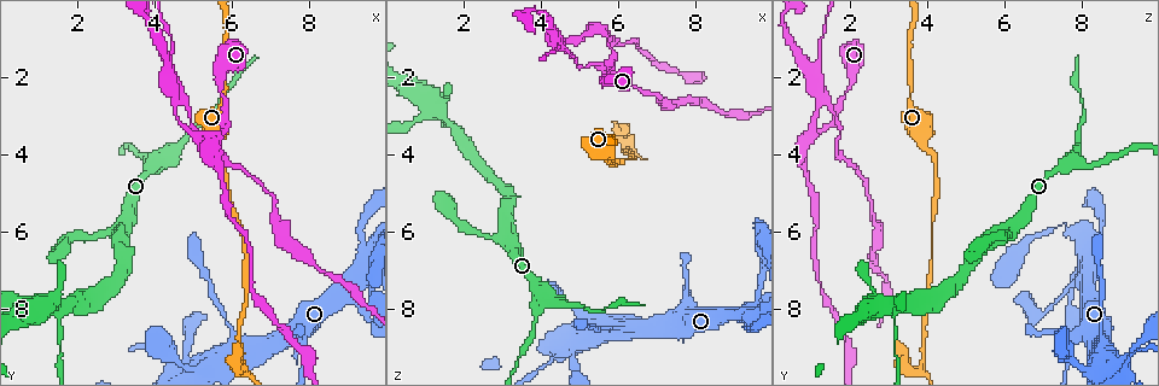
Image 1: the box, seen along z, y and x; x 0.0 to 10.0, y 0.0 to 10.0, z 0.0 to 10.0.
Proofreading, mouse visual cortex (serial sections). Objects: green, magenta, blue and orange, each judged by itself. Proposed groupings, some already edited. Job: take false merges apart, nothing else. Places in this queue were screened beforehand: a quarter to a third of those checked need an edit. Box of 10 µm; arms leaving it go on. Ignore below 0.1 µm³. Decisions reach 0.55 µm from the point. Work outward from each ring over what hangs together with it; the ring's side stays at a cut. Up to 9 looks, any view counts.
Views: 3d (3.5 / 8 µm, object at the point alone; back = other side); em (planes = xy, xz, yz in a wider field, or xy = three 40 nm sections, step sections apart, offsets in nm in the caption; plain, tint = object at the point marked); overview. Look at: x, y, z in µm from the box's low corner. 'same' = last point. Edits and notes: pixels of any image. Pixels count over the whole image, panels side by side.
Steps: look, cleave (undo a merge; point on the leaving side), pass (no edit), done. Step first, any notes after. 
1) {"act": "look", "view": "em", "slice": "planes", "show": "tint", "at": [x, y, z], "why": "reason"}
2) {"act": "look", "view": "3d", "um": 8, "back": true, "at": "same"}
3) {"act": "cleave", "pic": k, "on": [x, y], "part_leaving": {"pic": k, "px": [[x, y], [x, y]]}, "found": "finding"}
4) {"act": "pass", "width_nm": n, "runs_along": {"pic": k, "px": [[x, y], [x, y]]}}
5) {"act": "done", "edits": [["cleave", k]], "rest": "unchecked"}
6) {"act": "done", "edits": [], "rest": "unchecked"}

{"act": "look", "view": "3d", "um": 3.5, "at": [4.60, 2.70, 1.25], "why": "thin arm on a thick one"}

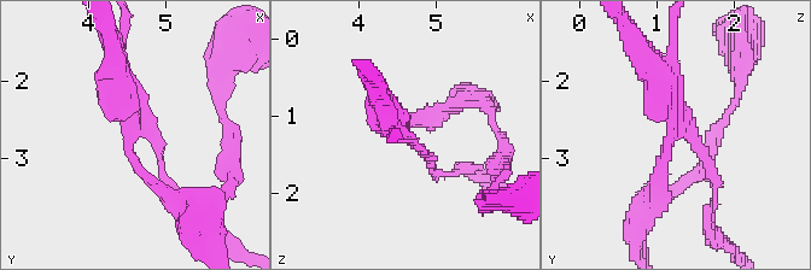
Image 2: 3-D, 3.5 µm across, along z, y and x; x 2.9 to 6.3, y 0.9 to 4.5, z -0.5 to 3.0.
{"act": "look", "view": "em", "slice": "xy", "step": 2, "show": "plain", "at": [4.55, 2.70, 1.25], "arms": 3, "arm_widths_nm": [150, 150, 450]}

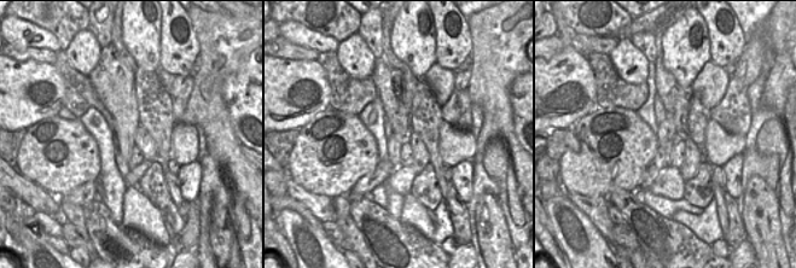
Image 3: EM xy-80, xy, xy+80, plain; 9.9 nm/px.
{"act": "look", "view": "em", "slice": "xy", "step": 2, "show": "tint", "at": "same"}

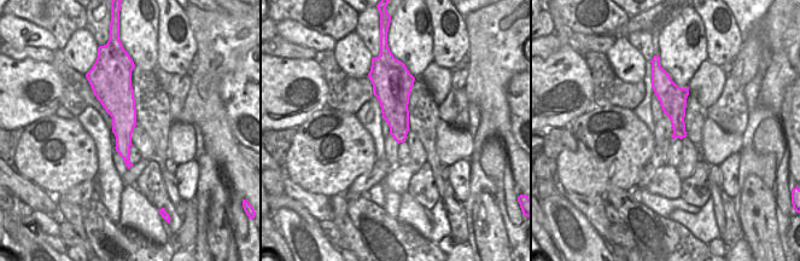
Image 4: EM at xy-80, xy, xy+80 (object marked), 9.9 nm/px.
{"act": "cleave", "pic": 2, "on": [162, 174], "border": {"pic": 4, "px": [[389, 74], [389, 80], [395, 90]]}, "found": "a second cell is stuck on"}

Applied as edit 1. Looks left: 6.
{"act": "look", "view": "overview", "why": "redraw"}

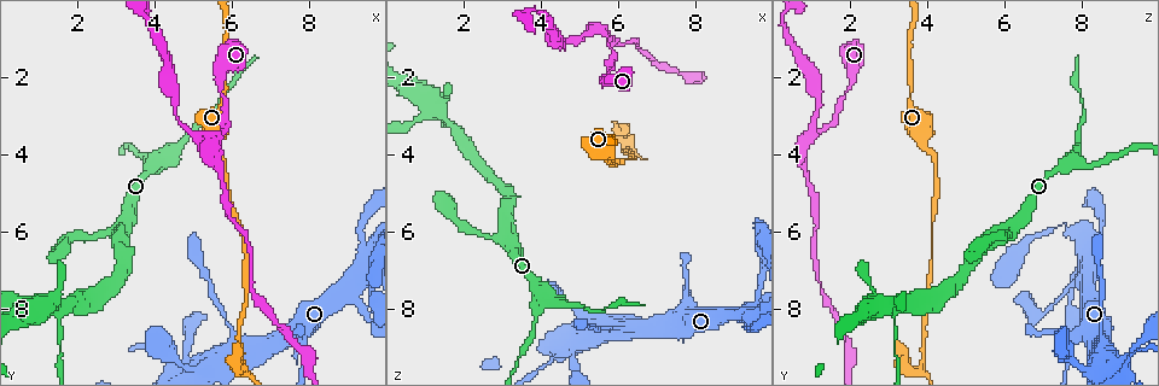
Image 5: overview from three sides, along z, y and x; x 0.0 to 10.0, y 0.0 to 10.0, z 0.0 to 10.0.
{"act": "look", "view": "3d", "um": 3.5, "at": [6.25, 9.40, 3.95], "why": "abrupt turn"}

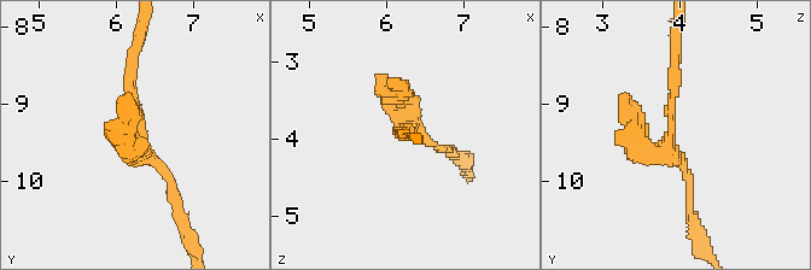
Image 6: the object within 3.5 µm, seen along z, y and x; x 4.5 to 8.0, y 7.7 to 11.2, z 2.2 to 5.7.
{"act": "look", "view": "em", "slice": "xy", "step": 1, "show": "tint", "at": [6.25, 9.40, 3.90], "why": "need the tissue"}

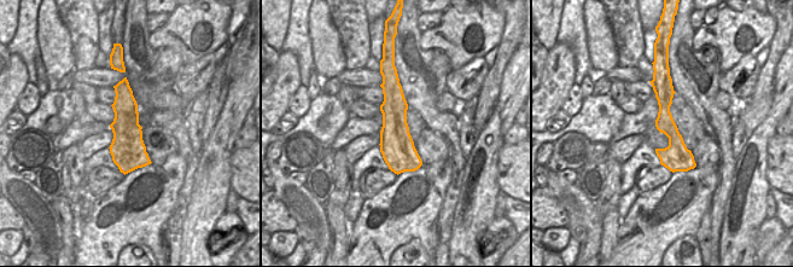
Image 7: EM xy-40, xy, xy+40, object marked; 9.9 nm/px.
{"act": "pass", "runs_along": {"pic": 6, "px": [[675, 56], [669, 145], [643, 152], [628, 118]]}, "found": "all the same cell"}

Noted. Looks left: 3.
{"act": "look", "view": "3d", "um": 8, "at": [1.25, 7.90, 2.85], "why": "side arm on a straight run"}

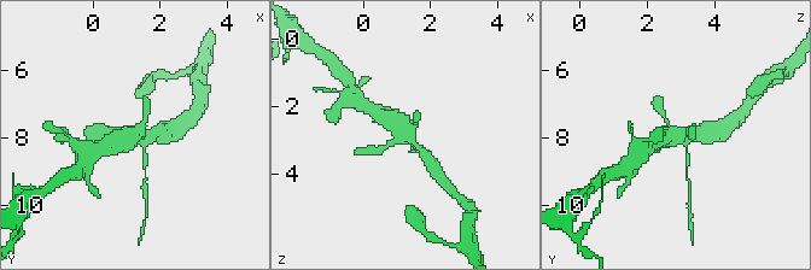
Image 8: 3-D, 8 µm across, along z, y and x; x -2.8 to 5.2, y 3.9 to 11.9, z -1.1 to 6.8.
{"act": "look", "view": "3d", "um": 3.5, "at": "same"}

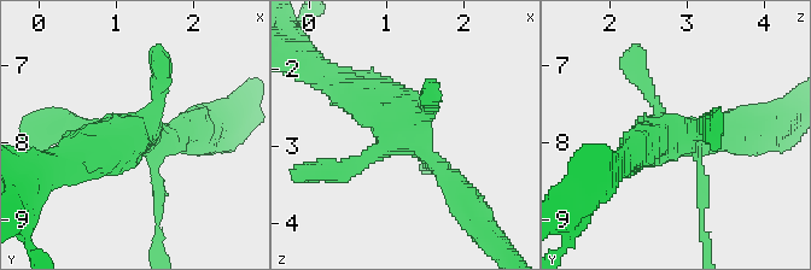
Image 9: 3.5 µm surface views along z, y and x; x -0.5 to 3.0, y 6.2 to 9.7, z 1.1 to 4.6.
{"act": "look", "view": "em", "slice": "planes", "show": "tint", "at": [1.25, 7.85, 2.75], "why": "need the tissue"}

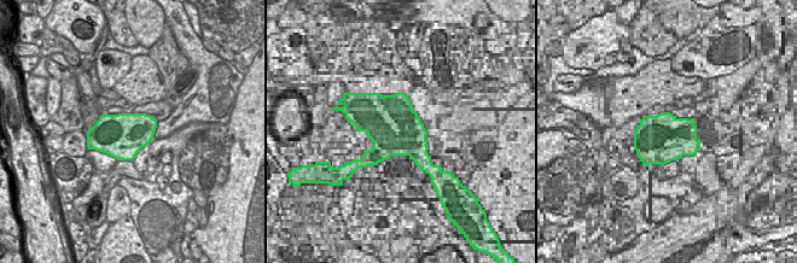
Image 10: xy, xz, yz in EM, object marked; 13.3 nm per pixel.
{"act": "pass", "width_nm": 600, "runs_along": {"pic": 9, "px": [[459, 188], [400, 125], [340, 89]]}, "found": "one cell here"}

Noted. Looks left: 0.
{"act": "done", "edits": [["cleave", 2]], "rest": "unchecked"}

